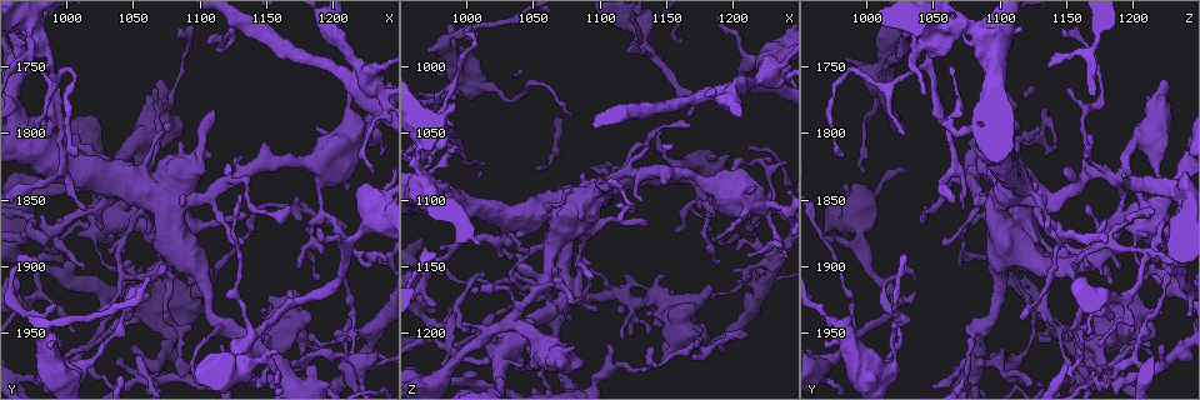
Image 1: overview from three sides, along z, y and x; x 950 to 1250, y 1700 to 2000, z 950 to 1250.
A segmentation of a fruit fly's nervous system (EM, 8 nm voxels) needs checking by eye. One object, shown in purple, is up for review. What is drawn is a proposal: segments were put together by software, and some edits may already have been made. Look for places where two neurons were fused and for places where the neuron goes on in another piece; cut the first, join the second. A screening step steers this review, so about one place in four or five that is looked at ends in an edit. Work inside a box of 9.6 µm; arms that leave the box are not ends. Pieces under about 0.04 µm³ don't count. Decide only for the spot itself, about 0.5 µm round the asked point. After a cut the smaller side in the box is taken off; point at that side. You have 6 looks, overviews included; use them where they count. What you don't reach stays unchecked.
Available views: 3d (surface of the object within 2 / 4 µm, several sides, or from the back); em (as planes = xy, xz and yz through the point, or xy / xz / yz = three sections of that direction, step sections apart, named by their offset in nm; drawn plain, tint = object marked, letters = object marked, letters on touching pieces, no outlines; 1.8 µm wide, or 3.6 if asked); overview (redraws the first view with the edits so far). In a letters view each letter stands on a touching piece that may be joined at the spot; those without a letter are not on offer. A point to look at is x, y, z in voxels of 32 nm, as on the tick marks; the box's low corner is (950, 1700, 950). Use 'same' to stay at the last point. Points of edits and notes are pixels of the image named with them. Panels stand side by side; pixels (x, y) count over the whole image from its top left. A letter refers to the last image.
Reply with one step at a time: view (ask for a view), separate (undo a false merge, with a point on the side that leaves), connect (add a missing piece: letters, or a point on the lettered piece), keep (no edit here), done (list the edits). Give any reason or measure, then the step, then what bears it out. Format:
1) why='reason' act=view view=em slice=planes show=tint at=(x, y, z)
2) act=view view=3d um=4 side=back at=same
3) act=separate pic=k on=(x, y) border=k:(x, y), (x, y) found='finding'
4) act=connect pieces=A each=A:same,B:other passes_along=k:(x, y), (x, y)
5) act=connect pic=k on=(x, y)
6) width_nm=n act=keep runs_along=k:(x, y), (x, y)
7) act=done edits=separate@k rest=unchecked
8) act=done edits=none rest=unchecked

why='an open end' act=view view=em slice=yz step=8 show=tint at=(1134, 1862, 1120)

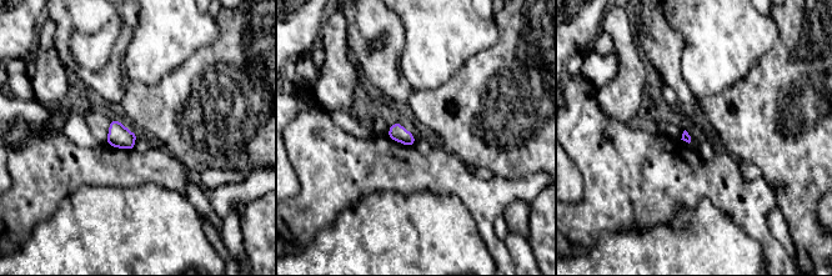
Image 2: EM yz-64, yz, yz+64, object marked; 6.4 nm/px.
why='another direction' act=view view=em slice=xy step=4 show=letters at=same

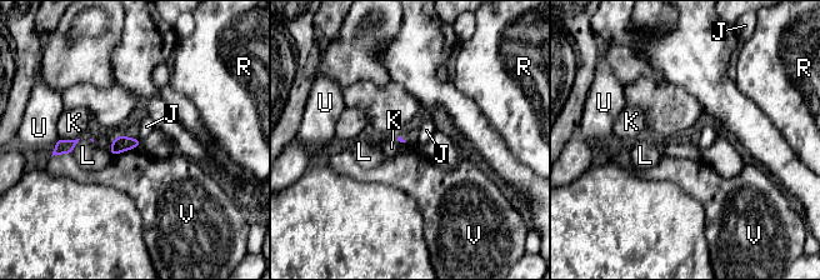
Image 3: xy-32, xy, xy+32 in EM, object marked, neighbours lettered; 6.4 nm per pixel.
act=keep each=J:other,K:other,L:other,R:other,U:other,V:other border=3:(59, 138), (79, 139) found='none of them fits'

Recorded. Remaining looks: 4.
why='thick turns thin' act=view view=3d um=2 at=(1232, 1806, 1122)

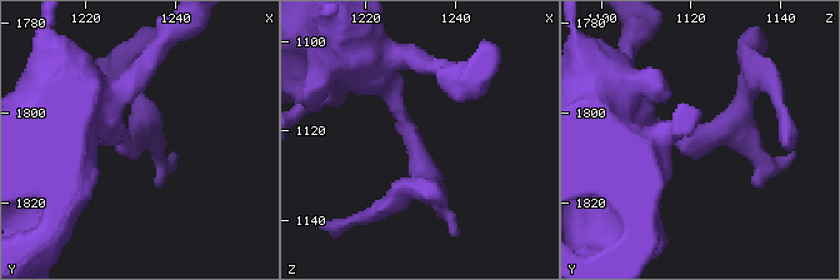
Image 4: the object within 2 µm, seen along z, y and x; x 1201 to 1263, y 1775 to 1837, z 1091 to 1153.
act=view view=em slice=xz step=8 show=tint at=(1230, 1806, 1121)

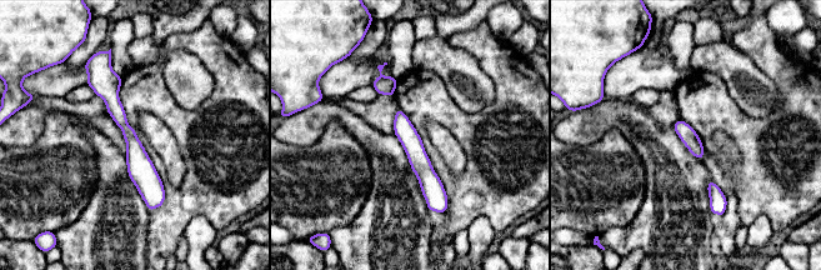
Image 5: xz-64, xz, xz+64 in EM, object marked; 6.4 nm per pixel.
act=view view=em slice=xz step=8 show=letters at=same

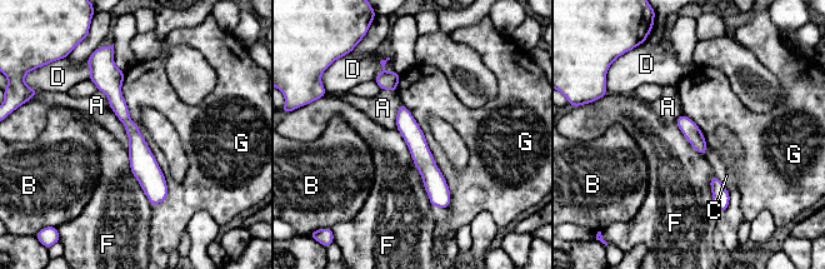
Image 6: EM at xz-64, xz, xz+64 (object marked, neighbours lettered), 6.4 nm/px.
width_nm=110 act=keep each=A:other,B:other,C:other,D:other,F:other,G:other runs_along=6:(108, 64), (154, 202) found='continuous, no second neuron'

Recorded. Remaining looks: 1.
act=done edits=none rest=unchecked

